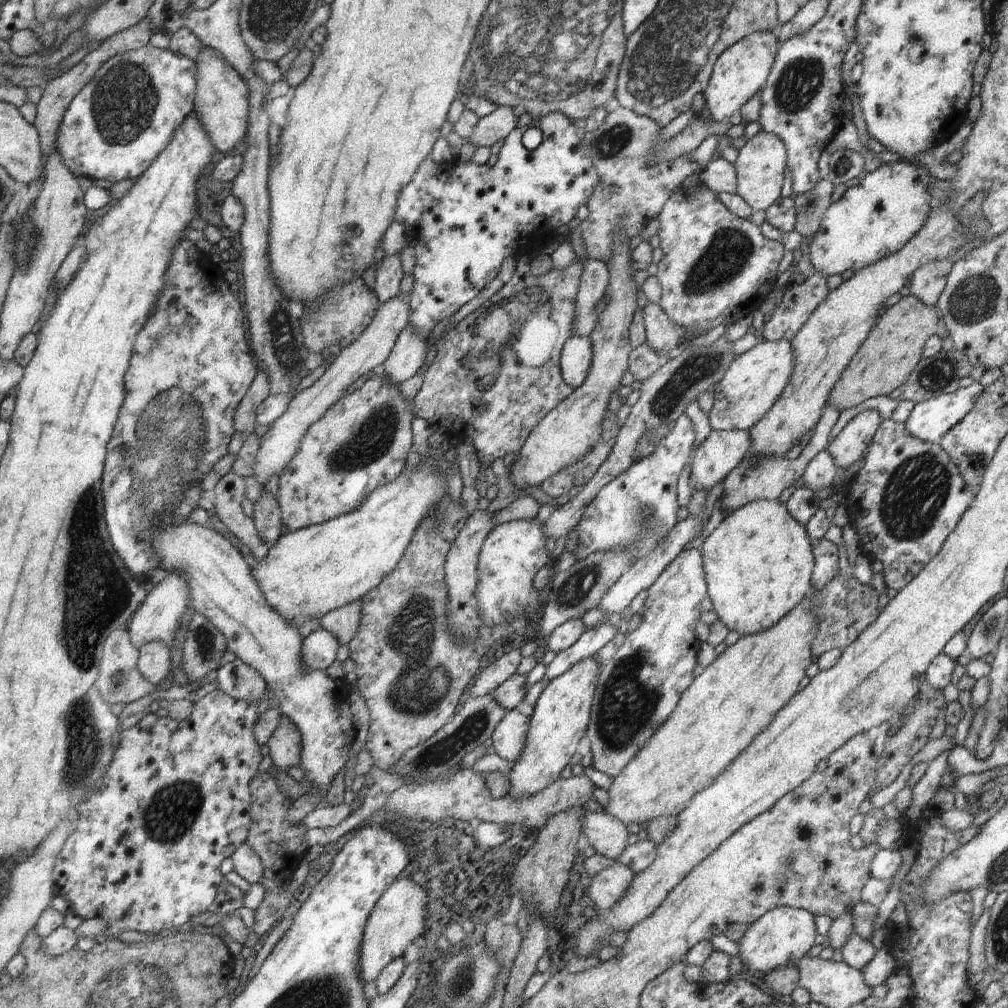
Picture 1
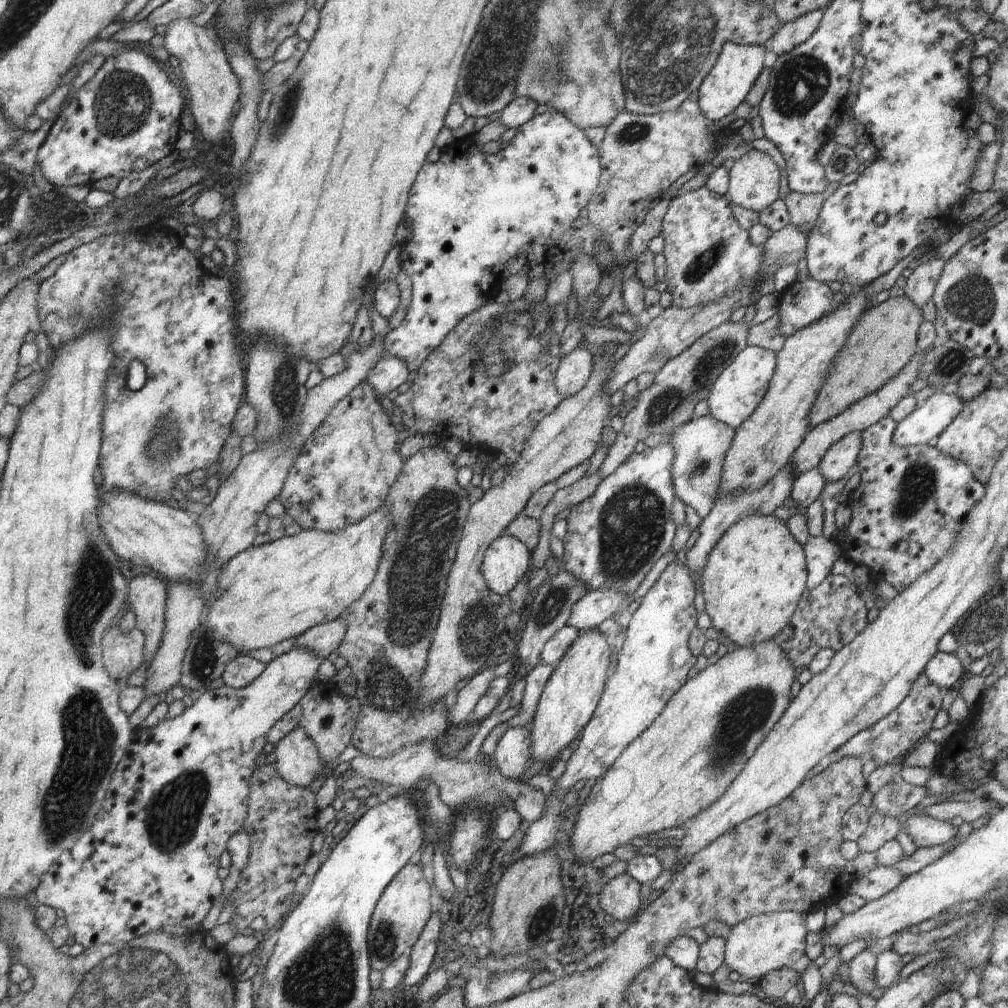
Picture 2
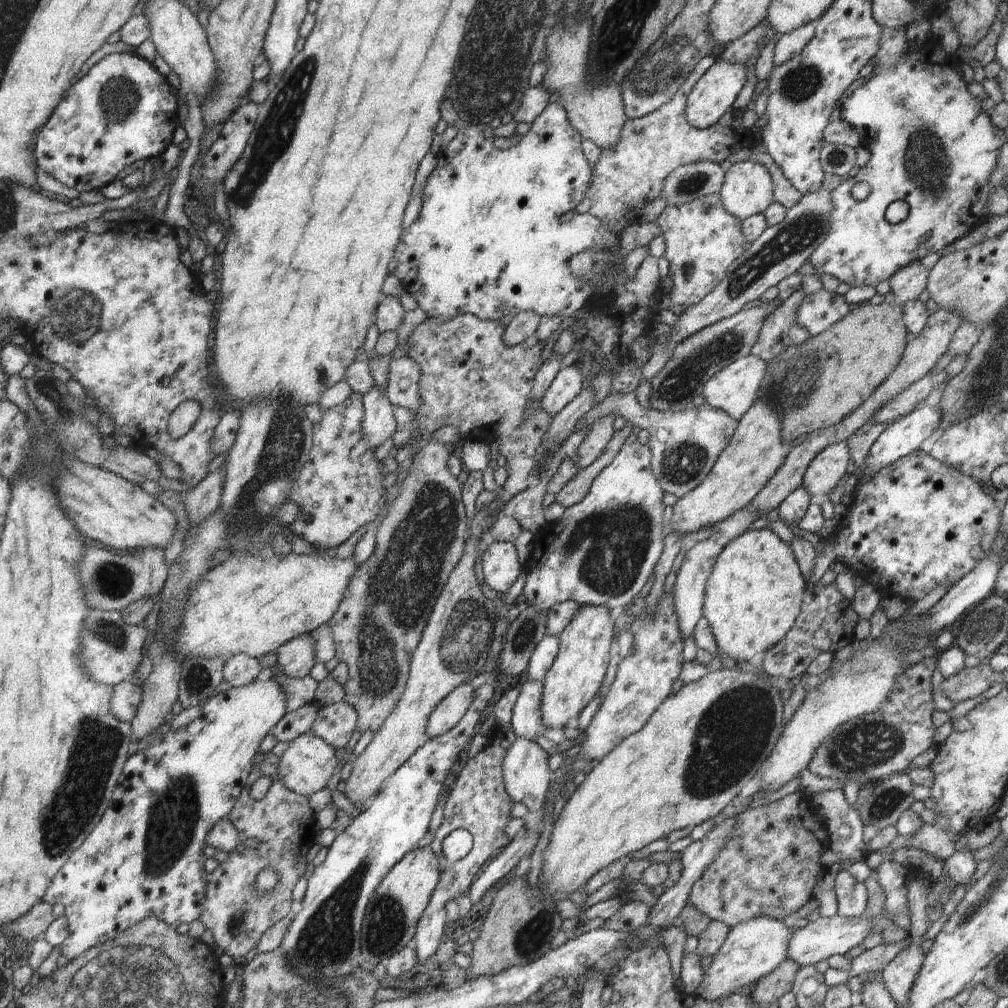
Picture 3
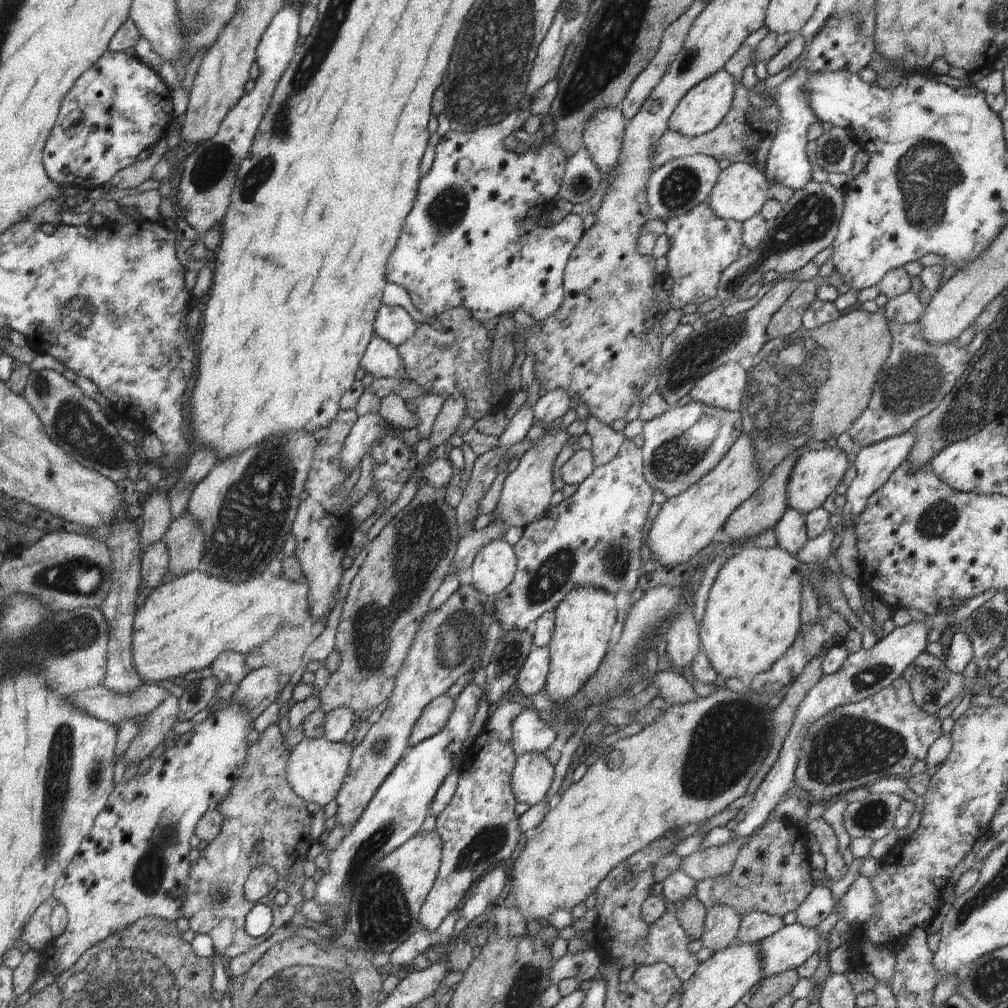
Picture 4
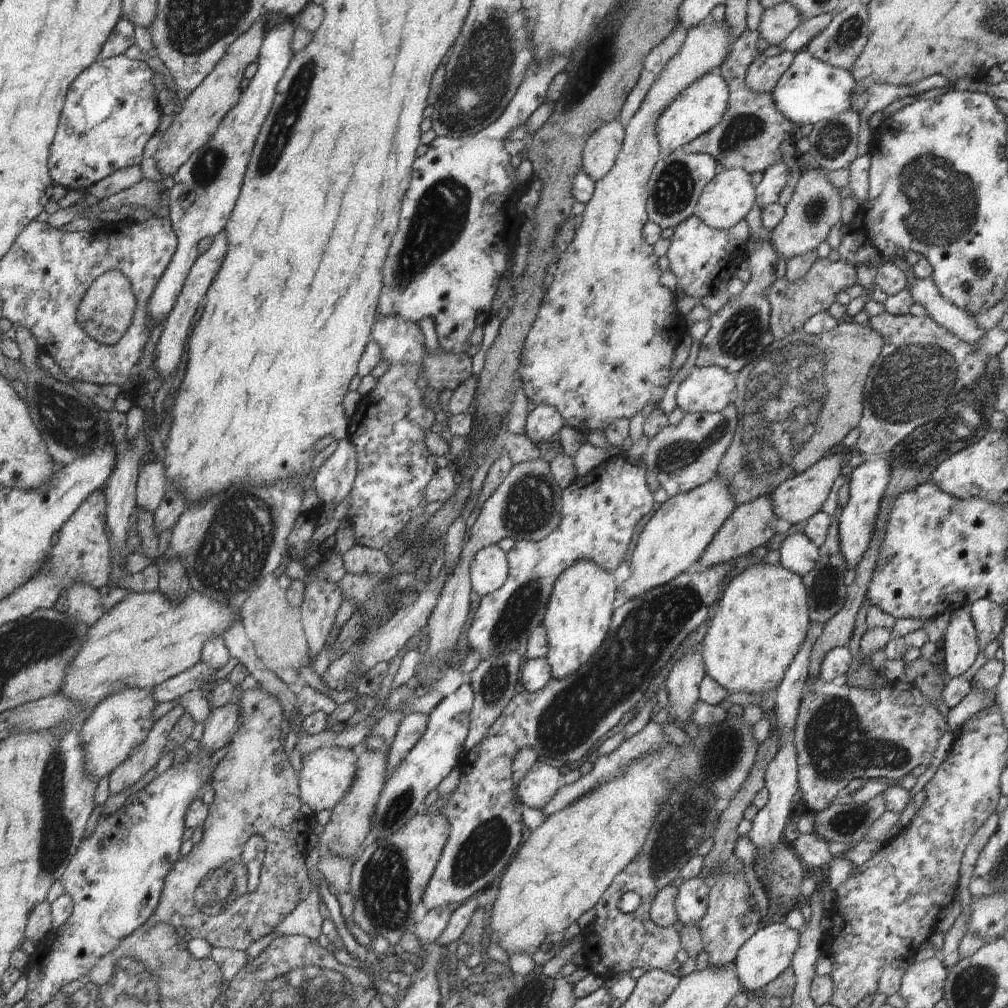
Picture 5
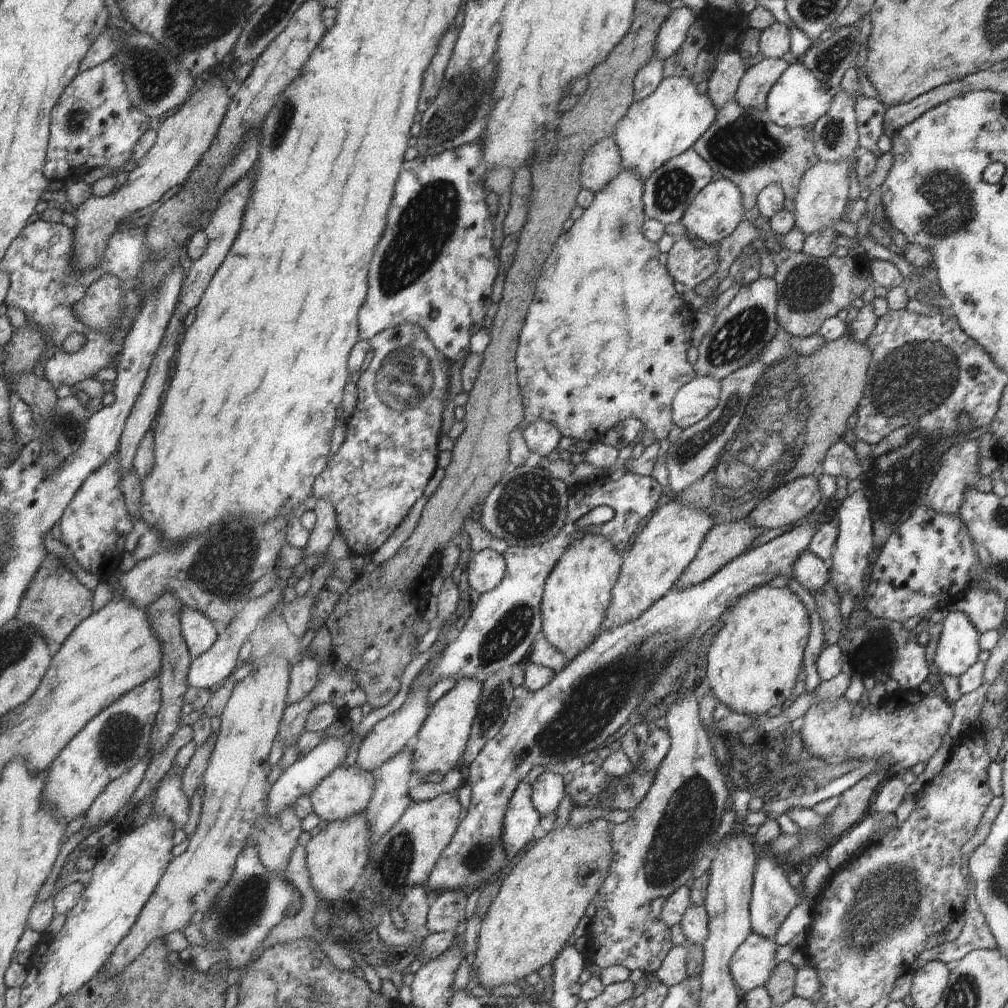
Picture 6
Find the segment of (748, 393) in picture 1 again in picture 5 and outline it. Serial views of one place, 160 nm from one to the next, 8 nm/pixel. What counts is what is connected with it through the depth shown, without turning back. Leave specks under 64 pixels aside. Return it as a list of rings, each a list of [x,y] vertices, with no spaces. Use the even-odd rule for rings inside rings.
[[[718,366],[694,367],[692,373],[680,384],[678,393],[676,394],[676,407],[683,410],[684,413],[718,413],[733,403],[734,394],[740,388],[740,378],[730,372],[726,372],[724,368]]]

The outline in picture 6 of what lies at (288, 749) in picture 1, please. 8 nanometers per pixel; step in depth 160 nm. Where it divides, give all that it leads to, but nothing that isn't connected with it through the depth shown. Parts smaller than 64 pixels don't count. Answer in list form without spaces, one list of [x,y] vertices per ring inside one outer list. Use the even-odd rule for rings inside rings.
[[[346,764],[340,765],[317,784],[307,804],[321,820],[328,820],[329,823],[344,821],[365,812],[374,794],[374,787],[375,778],[371,772],[361,769],[357,764],[349,768],[346,768]]]

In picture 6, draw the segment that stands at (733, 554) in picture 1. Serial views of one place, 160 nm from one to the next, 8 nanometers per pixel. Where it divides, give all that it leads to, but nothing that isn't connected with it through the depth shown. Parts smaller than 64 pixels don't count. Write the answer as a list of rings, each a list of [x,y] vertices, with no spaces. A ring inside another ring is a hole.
[[[769,584],[748,590],[748,594],[734,600],[732,620],[726,623],[712,640],[706,660],[707,677],[712,693],[726,704],[732,713],[760,716],[774,706],[785,706],[792,701],[792,689],[803,666],[803,655],[811,630],[810,614],[790,586],[773,588]]]

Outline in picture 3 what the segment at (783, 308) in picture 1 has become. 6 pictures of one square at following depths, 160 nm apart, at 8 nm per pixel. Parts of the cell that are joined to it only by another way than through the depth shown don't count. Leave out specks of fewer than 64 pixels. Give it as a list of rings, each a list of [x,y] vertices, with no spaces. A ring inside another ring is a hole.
[[[822,288],[814,294],[805,294],[796,310],[796,322],[800,328],[808,330],[811,336],[818,336],[851,311],[852,306],[846,302],[844,296]]]

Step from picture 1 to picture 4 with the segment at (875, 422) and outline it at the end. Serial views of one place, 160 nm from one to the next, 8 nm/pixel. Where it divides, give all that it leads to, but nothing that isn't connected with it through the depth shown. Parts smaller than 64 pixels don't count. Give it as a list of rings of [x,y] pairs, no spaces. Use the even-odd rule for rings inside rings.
[[[812,446],[798,458],[788,482],[787,506],[798,510],[800,514],[808,514],[821,508],[832,492],[839,486],[848,470],[848,458],[838,447]]]

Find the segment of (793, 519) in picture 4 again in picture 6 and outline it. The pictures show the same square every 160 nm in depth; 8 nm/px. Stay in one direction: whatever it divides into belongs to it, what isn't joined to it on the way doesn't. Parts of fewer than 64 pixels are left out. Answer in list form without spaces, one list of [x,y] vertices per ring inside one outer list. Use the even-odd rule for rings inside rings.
[[[804,550],[796,562],[792,562],[794,580],[806,591],[816,592],[829,585],[829,564],[822,561],[814,552]]]

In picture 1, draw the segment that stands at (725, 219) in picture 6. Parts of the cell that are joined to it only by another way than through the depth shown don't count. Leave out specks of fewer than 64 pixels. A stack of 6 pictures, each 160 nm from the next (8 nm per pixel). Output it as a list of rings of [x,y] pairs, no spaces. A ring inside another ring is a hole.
[[[760,131],[749,138],[742,148],[739,148],[735,161],[738,196],[741,196],[754,211],[766,210],[781,197],[784,173],[787,168],[787,150],[785,144],[775,134]]]

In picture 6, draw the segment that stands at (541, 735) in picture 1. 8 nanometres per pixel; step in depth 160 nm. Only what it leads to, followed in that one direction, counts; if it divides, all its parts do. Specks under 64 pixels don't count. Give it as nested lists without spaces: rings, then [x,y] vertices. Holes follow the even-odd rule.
[[[597,532],[584,534],[568,544],[560,562],[547,577],[541,602],[541,632],[567,662],[580,654],[601,633],[606,610],[612,600],[612,588],[620,576],[622,558],[612,544]]]

